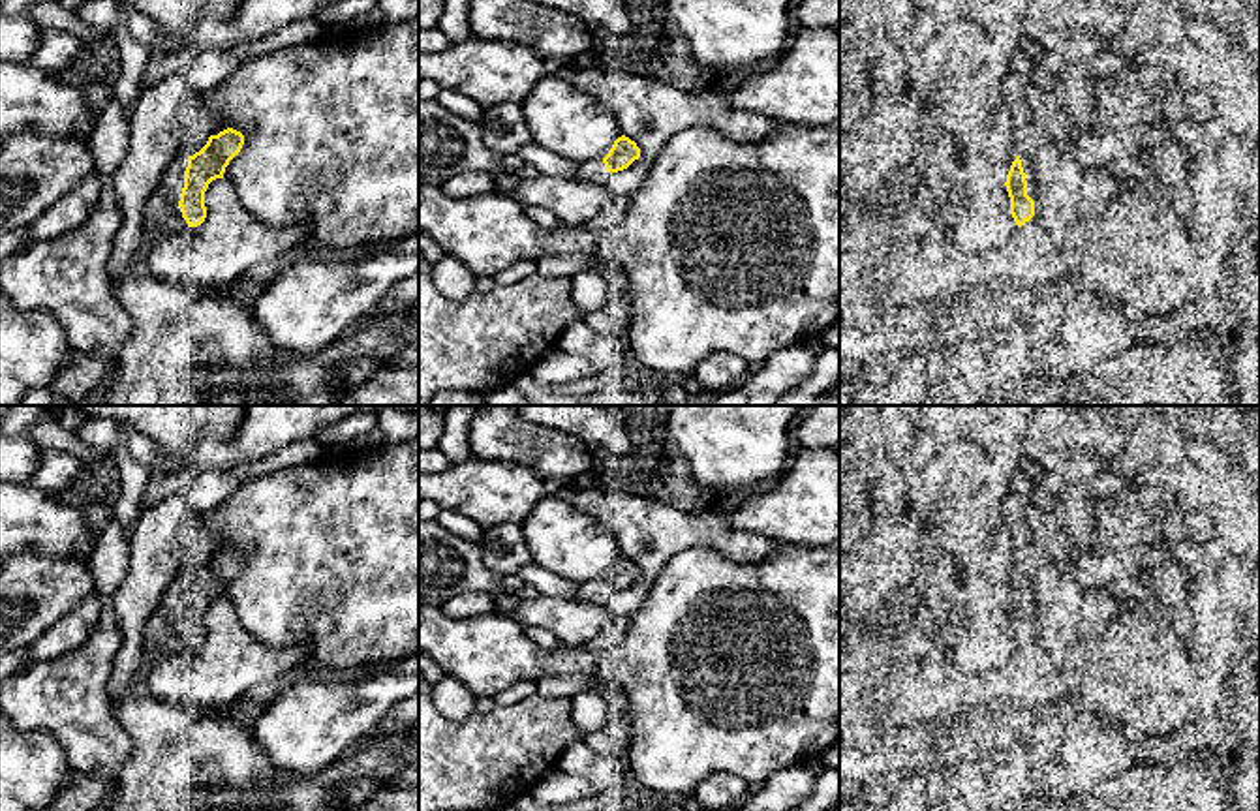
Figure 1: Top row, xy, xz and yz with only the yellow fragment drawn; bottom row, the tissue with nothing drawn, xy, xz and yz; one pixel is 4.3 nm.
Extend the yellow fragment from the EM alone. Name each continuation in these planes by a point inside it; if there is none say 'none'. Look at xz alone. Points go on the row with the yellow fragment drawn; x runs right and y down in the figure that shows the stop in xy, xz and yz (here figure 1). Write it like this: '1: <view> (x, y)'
1: xz (594, 173)

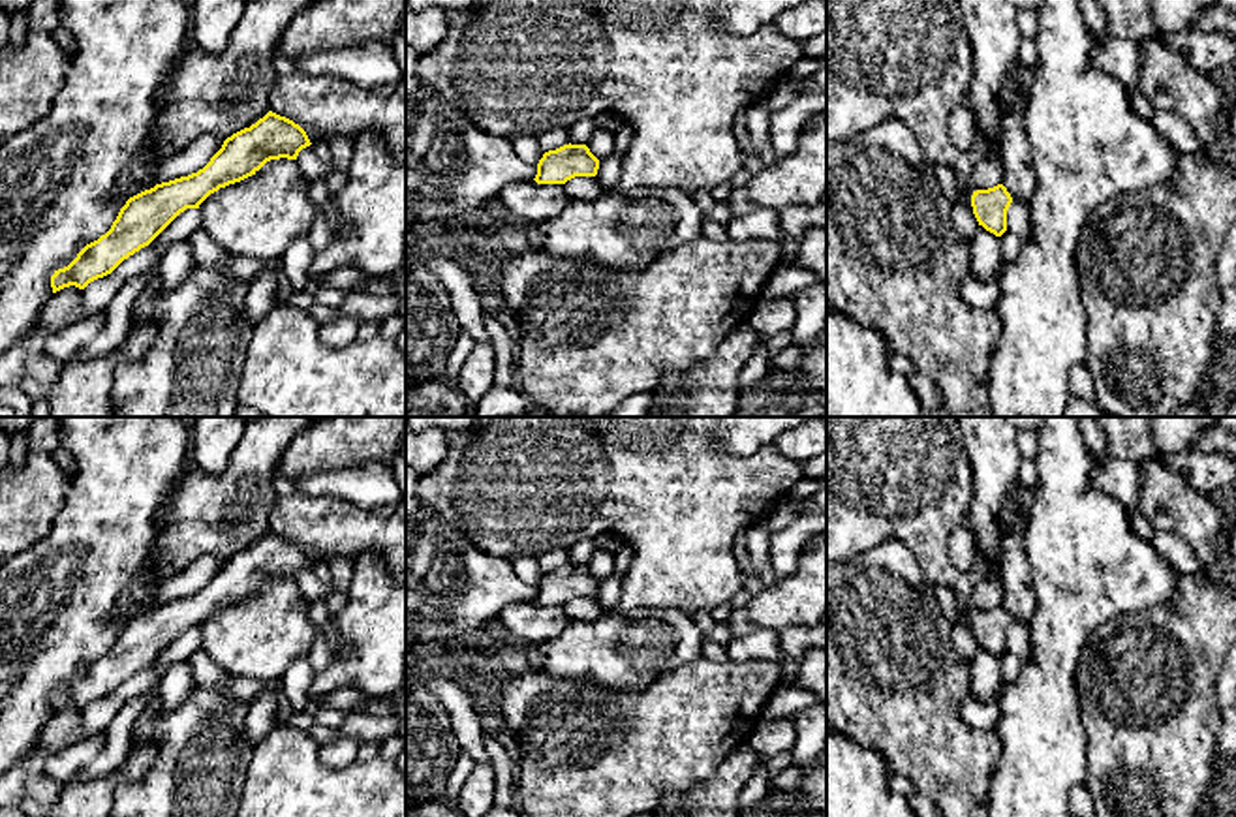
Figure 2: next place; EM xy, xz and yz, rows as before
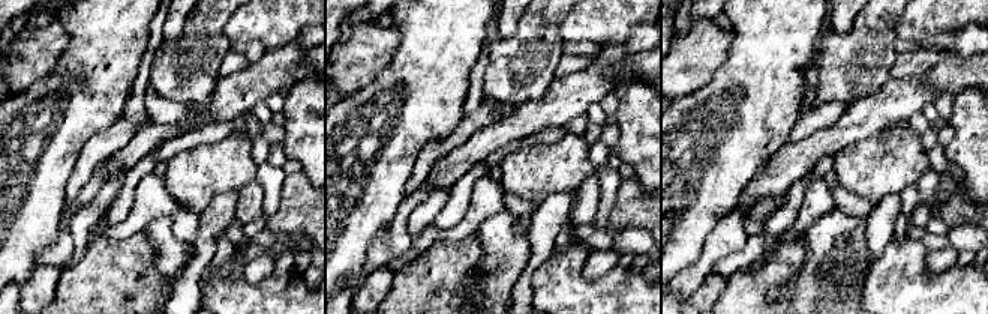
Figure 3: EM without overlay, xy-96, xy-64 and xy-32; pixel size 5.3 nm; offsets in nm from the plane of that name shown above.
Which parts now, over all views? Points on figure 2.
none

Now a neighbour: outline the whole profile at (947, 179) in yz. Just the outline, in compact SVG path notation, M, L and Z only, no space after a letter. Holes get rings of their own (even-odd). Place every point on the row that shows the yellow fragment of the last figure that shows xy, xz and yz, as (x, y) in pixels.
M934 165L934 175L949 201L962 195L962 186L952 167Z

